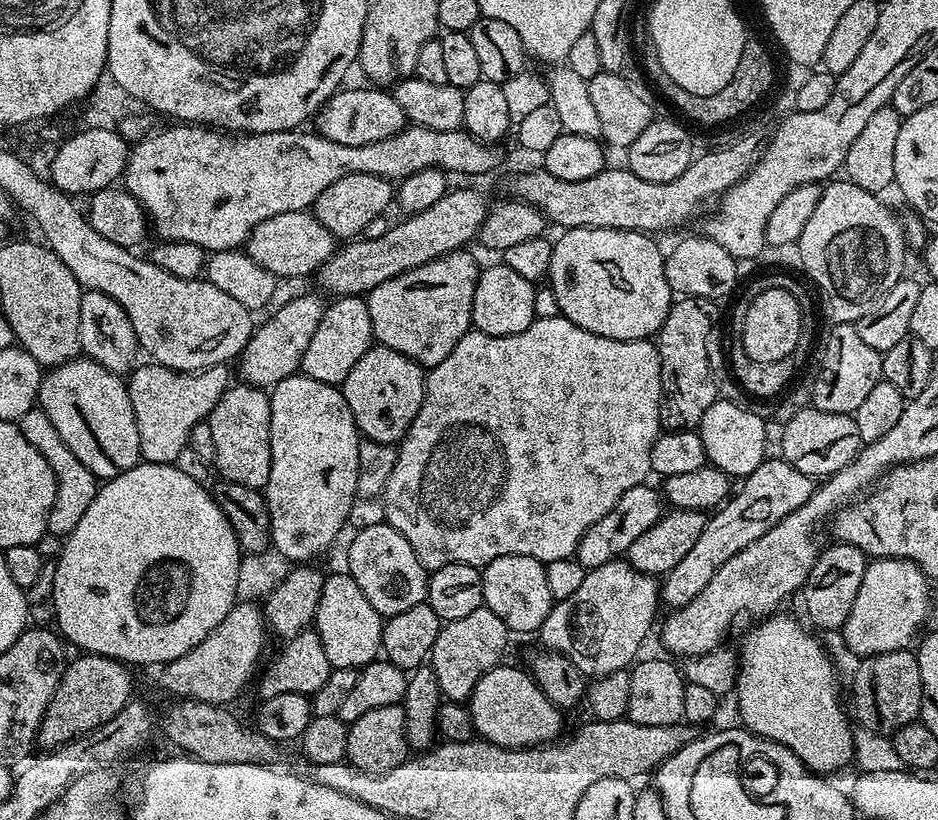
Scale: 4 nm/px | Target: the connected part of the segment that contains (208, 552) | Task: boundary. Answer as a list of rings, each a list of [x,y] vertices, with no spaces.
[[[143,462],[136,464],[133,468],[126,470],[122,474],[118,474],[114,479],[99,485],[94,502],[90,502],[90,510],[86,510],[86,514],[82,514],[82,522],[78,522],[78,526],[74,526],[72,533],[64,540],[64,549],[61,550],[54,564],[56,573],[52,576],[52,608],[56,611],[57,625],[55,624],[55,627],[58,629],[59,635],[67,643],[80,648],[81,653],[93,656],[109,656],[115,660],[122,660],[129,666],[137,666],[136,664],[160,664],[159,666],[167,666],[172,660],[182,658],[182,654],[186,654],[186,650],[194,650],[194,646],[198,646],[198,642],[202,642],[202,638],[206,638],[206,634],[210,634],[210,630],[214,630],[214,626],[218,626],[218,622],[222,622],[222,618],[226,618],[226,614],[230,614],[232,607],[238,603],[236,587],[238,586],[239,564],[242,557],[240,543],[236,540],[236,535],[226,518],[226,514],[222,514],[218,502],[214,502],[211,491],[204,487],[205,485],[201,481],[190,478],[187,474],[182,474],[182,470],[178,470],[175,464],[145,464]]]

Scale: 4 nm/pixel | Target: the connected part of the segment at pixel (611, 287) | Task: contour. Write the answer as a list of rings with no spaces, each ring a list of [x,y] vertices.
[[[569,228],[559,233],[552,245],[547,283],[552,283],[552,296],[556,299],[559,315],[570,322],[615,340],[646,340],[655,337],[670,310],[674,293],[666,282],[665,253],[655,244],[651,235],[627,232],[617,228]]]

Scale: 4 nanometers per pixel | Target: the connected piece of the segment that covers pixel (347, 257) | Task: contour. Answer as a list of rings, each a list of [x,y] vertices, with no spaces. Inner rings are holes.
[[[453,187],[430,210],[411,213],[401,224],[393,223],[382,234],[382,238],[353,238],[341,243],[333,252],[331,258],[319,268],[318,278],[320,284],[325,288],[325,293],[332,292],[333,297],[337,296],[364,296],[372,292],[381,284],[406,270],[414,270],[431,260],[437,260],[448,252],[458,252],[469,247],[471,240],[475,241],[480,235],[480,228],[484,225],[490,209],[490,200],[487,200],[476,188]]]

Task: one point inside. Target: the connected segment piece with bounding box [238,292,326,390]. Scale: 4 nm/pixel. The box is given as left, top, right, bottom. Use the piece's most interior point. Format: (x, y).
(273, 353)

